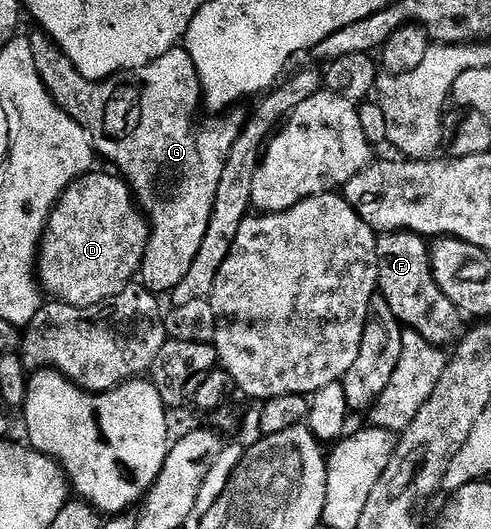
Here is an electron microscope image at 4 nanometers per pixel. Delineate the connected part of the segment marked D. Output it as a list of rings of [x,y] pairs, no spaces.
[[[90,172],[75,179],[63,192],[49,217],[37,251],[37,281],[50,299],[72,306],[94,306],[134,281],[149,243],[149,223],[141,213],[128,182],[116,173]]]

